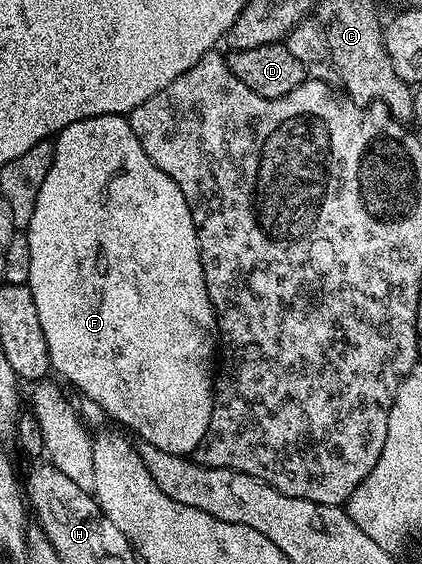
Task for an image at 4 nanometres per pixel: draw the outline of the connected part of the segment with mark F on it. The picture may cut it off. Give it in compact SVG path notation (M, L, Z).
M117 113L80 119L68 127L64 127L61 133L53 138L53 143L54 158L52 159L52 167L48 171L48 179L44 179L43 185L40 186L40 195L36 195L36 211L32 211L32 219L30 220L28 228L25 230L25 235L28 239L28 248L32 251L32 271L30 272L28 284L32 291L32 299L36 303L36 315L40 315L40 327L44 327L44 339L48 343L50 368L55 374L58 372L59 375L63 377L63 379L61 378L63 382L71 381L71 383L83 393L81 395L83 398L95 401L98 406L102 408L103 414L105 414L107 418L115 417L120 424L127 425L134 433L139 433L139 438L141 438L142 441L147 441L156 447L160 447L160 451L180 453L183 455L193 454L208 431L208 423L212 415L212 407L214 406L216 338L219 336L219 331L218 317L215 315L214 308L210 302L208 287L204 279L204 271L202 270L202 260L200 259L200 251L198 250L198 232L194 226L192 211L190 210L190 205L186 201L184 191L180 191L180 187L176 187L176 183L172 183L172 179L168 175L164 175L164 171L160 171L160 167L156 167L156 163L152 163L152 159L148 159L144 147L140 147L140 139L136 139L136 135L132 131L129 120L127 120L125 116Z

